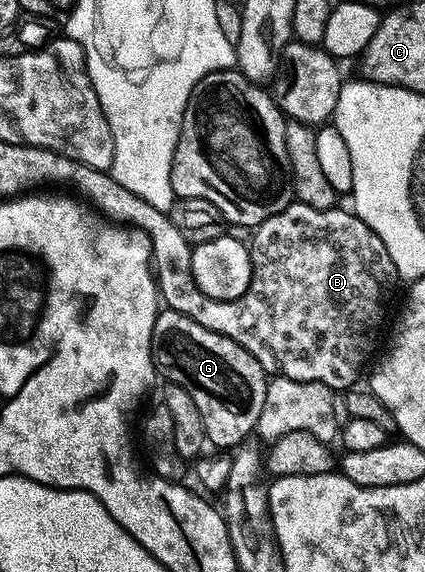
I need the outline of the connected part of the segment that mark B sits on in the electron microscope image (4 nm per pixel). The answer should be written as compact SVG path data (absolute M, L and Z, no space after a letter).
M293 202L290 206L286 206L286 210L266 218L261 224L257 224L251 233L251 236L253 235L252 240L250 239L250 251L252 253L250 286L246 290L246 294L242 294L237 300L229 301L211 300L208 296L200 293L200 289L196 287L194 282L194 270L192 269L193 245L188 244L186 238L182 238L182 234L178 234L174 222L171 218L168 218L164 225L154 226L147 232L152 243L152 266L159 299L178 314L196 320L198 326L206 326L206 330L214 330L214 334L222 334L226 338L238 342L251 356L256 357L265 369L272 370L272 367L276 367L275 371L281 376L294 378L295 380L305 380L306 382L322 382L333 390L347 390L353 387L359 381L356 379L359 378L364 363L371 358L372 351L376 348L376 339L379 338L380 327L384 324L384 291L391 286L392 280L397 279L397 274L390 254L386 254L386 246L382 246L382 238L378 238L378 234L374 234L374 230L370 230L370 226L366 226L366 222L362 222L355 211L347 210L348 212L343 212L340 208L340 206L335 206L328 209L315 209L313 206Z

